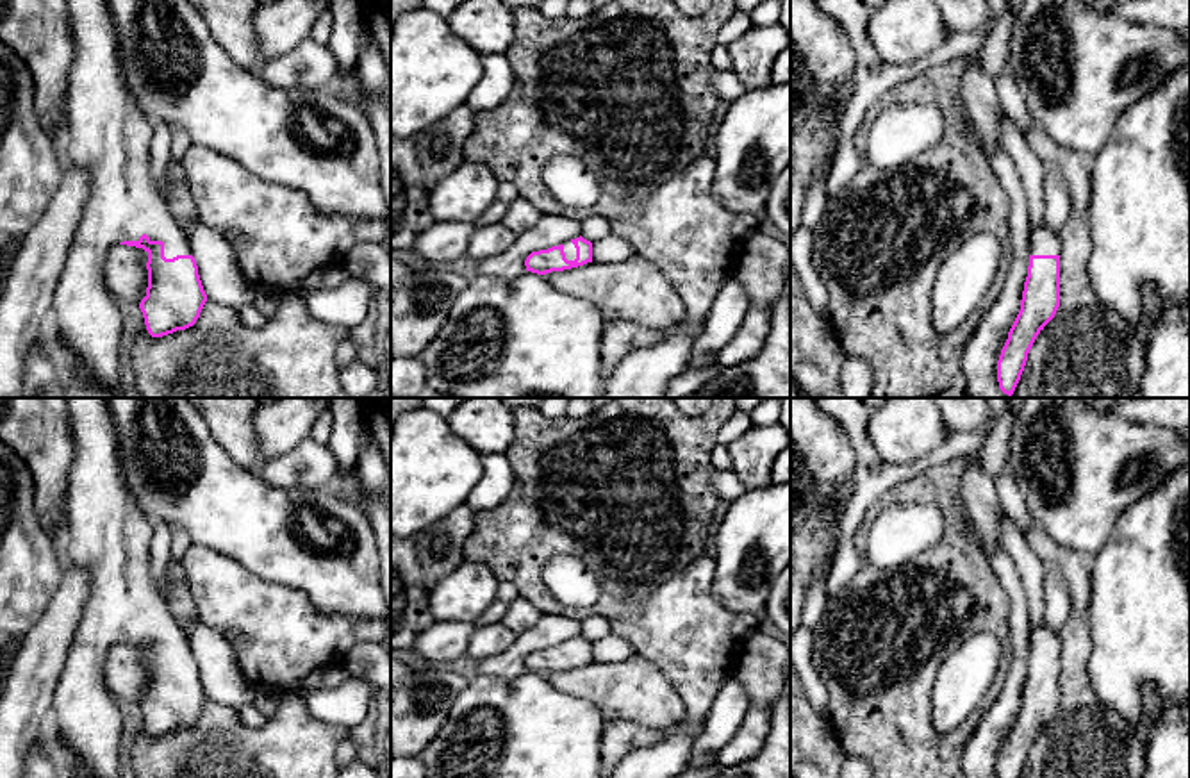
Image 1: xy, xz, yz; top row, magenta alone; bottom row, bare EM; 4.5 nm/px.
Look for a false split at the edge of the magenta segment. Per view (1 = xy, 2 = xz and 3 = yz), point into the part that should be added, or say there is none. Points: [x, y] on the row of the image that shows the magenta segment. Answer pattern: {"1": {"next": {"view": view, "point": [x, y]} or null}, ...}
{"1": {"next": {"view": "xy", "point": [107, 136]}}, "2": {"next": {"view": "xz", "point": [570, 250]}}, "3": {"next": {"view": "yz", "point": [1044, 241]}}}

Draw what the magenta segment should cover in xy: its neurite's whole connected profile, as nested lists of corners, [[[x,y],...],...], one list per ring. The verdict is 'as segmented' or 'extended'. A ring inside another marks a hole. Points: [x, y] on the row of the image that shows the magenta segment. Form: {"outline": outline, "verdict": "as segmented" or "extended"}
{"outline": [[[66,0],[66,11],[75,54],[68,84],[64,157],[68,164],[79,168],[87,177],[87,200],[73,246],[55,287],[50,325],[79,359],[84,378],[96,380],[102,387],[109,387],[121,396],[120,355],[123,318],[105,282],[109,250],[116,244],[127,244],[143,248],[148,253],[148,287],[139,309],[152,337],[162,337],[193,327],[200,318],[207,294],[198,275],[196,261],[191,255],[187,236],[173,218],[155,178],[150,175],[148,145],[153,134],[153,121],[143,114],[123,82],[116,25],[107,0]]], "verdict": "extended"}

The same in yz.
{"outline": [[[1040,221],[1029,239],[1031,255],[1021,310],[997,360],[999,389],[1012,396],[1028,353],[1060,307],[1060,234]]], "verdict": "extended"}

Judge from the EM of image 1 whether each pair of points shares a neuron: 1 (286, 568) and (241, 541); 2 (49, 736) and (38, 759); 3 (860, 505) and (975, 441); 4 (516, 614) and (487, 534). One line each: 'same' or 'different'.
1: same
2: different
3: same
4: different

